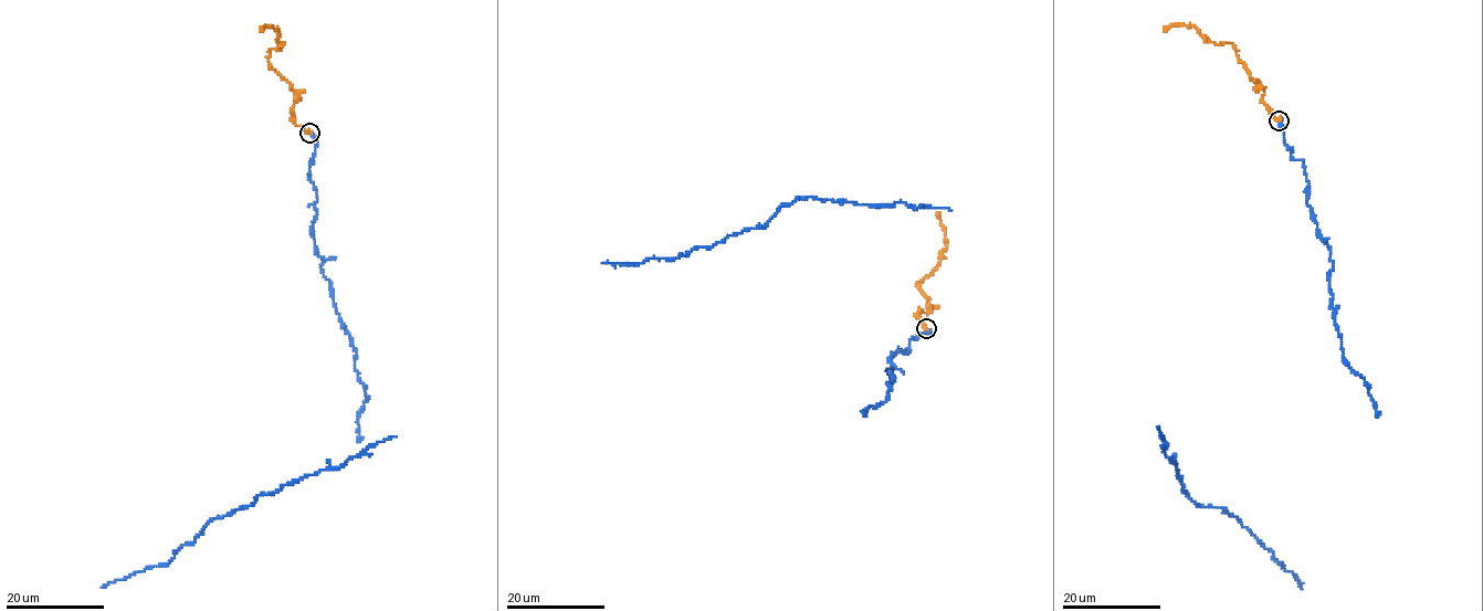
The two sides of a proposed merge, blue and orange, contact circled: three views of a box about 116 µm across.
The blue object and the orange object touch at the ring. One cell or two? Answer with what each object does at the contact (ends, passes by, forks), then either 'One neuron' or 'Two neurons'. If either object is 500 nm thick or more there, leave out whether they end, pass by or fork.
At the ring blue ends. At the ring orange ends. One neuron

